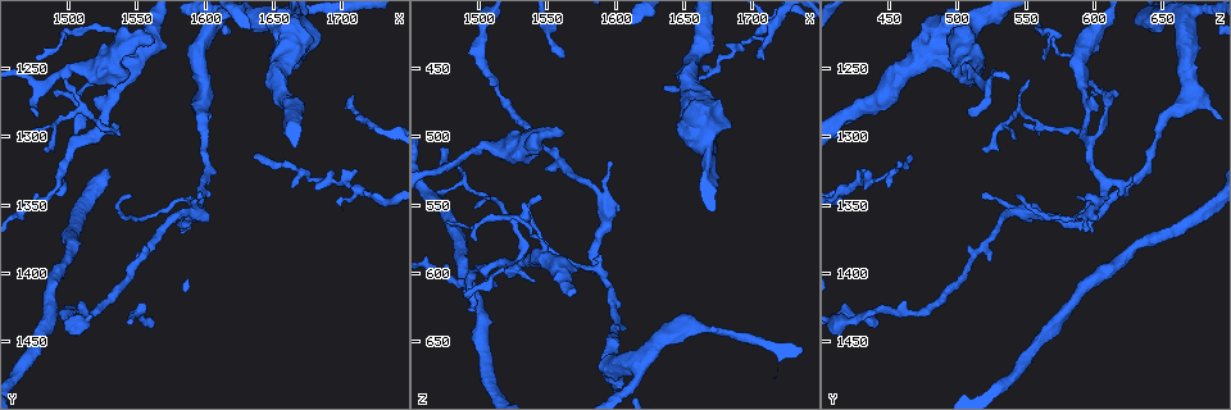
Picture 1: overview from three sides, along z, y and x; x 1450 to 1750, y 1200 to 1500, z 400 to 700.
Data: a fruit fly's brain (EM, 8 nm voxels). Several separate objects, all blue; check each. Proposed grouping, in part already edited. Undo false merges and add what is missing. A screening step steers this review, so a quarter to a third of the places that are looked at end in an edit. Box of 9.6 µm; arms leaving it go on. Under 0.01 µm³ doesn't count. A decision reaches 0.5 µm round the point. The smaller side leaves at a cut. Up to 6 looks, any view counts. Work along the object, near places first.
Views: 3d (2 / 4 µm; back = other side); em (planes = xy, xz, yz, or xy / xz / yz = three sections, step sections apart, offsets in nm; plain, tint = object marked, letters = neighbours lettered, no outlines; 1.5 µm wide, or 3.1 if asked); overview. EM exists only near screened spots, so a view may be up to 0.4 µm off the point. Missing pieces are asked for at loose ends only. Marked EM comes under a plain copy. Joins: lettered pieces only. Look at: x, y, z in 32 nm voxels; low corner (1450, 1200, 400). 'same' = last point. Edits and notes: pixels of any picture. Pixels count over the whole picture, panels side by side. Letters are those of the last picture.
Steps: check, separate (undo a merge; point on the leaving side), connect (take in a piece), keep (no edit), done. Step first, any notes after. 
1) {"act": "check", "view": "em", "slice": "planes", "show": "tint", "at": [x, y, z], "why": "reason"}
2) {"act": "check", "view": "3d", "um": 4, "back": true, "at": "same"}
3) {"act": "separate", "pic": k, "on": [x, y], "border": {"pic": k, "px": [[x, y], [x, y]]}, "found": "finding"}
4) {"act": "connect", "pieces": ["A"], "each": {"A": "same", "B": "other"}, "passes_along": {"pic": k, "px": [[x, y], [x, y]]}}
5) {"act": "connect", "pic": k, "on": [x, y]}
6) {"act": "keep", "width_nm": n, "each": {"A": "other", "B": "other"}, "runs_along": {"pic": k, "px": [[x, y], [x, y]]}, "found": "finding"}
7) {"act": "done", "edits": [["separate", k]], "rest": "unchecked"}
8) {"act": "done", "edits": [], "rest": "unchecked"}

{"act": "check", "view": "3d", "um": 2, "at": [1692, 1332, 432], "why": "a narrow waist"}

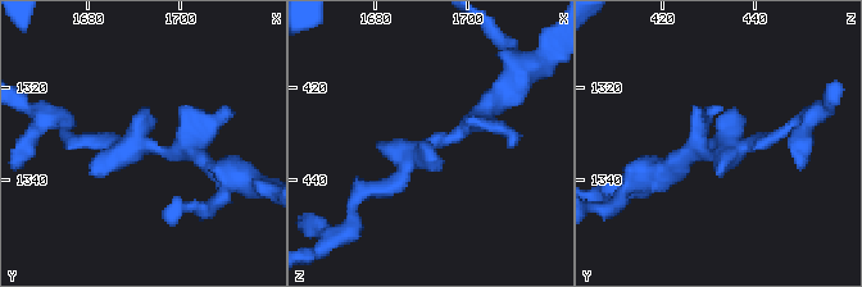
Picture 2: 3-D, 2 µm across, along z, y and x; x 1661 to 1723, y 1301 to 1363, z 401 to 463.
{"act": "check", "view": "em", "slice": "xz", "step": 4, "show": "tint", "at": [1692, 1333, 433]}

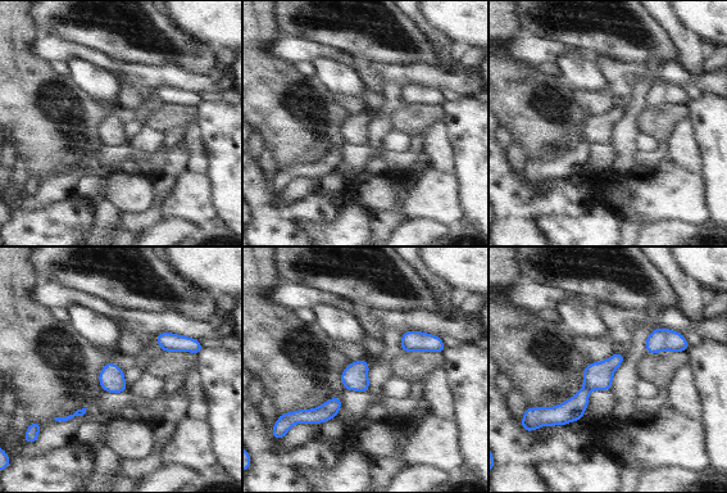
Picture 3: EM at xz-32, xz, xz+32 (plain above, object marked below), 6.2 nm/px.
{"act": "check", "view": "em", "slice": "planes", "show": "letters", "at": "same"}

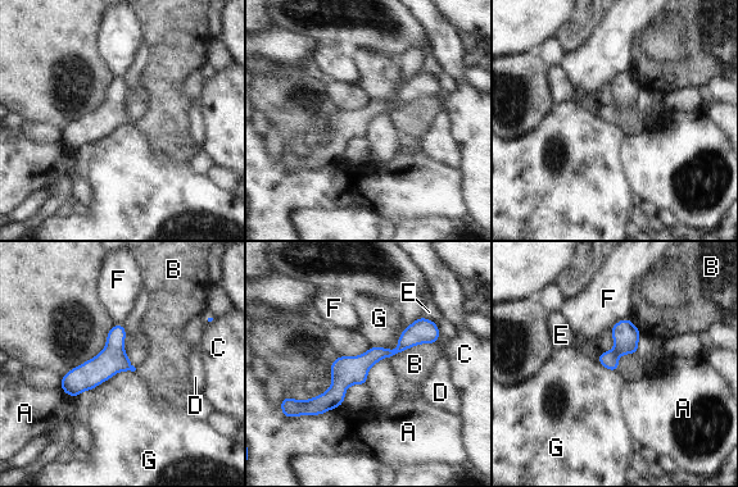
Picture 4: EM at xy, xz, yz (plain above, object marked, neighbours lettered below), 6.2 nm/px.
{"act": "keep", "longest_contact_nm": ["A", 300], "each": {"A": "other", "B": "other", "C": "other", "D": "other", "E": "other", "F": "other", "G": "other"}, "border": {"pic": 4, "px": [[134, 371], [117, 371], [93, 390]]}, "found": "all the same neuron"}

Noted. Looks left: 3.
{"act": "check", "view": "3d", "um": 4, "back": true, "at": [1594, 1352, 608], "why": "three arms meet"}

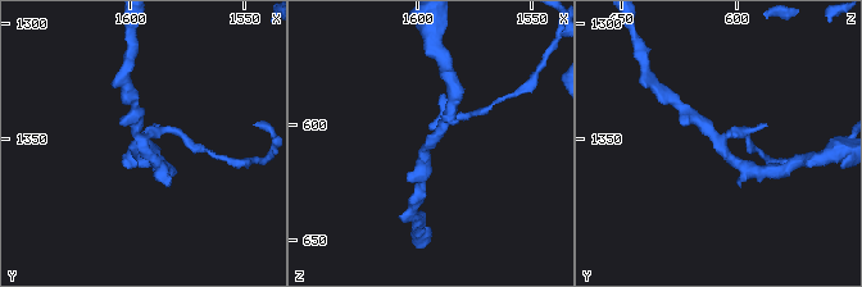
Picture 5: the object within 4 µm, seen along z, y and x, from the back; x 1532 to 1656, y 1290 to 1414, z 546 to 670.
{"act": "check", "view": "em", "slice": "planes", "show": "tint", "at": [1594, 1350, 608], "arms": 3, "why": "shape alone is not enough"}

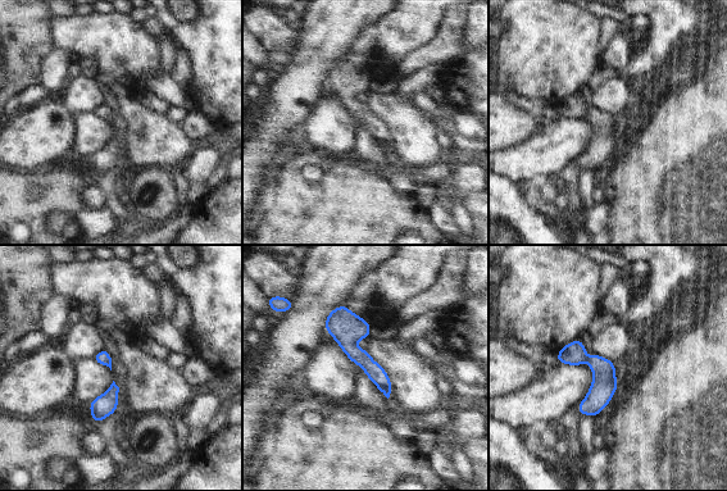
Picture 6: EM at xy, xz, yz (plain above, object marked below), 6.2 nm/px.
{"act": "check", "view": "em", "slice": "planes", "show": "letters", "at": "same"}

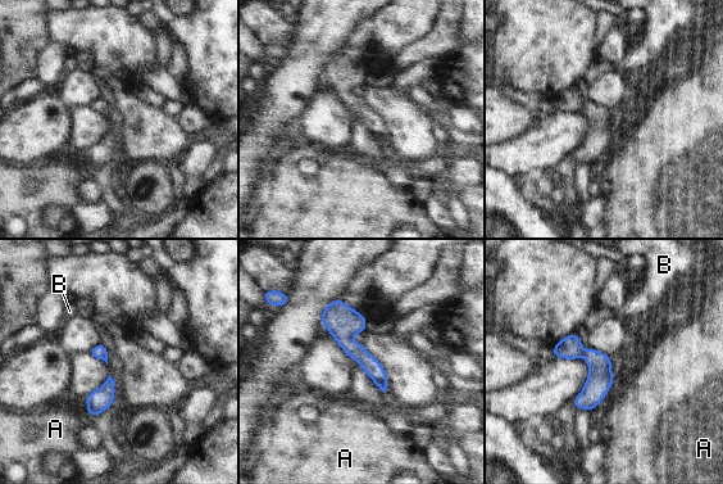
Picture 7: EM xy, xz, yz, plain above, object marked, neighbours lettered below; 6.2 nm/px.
{"act": "keep", "each": {"A": "other", "B": "other"}, "found": "continuous, no second neuron"}

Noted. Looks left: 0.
{"act": "done", "edits": [], "rest": "unchecked"}

